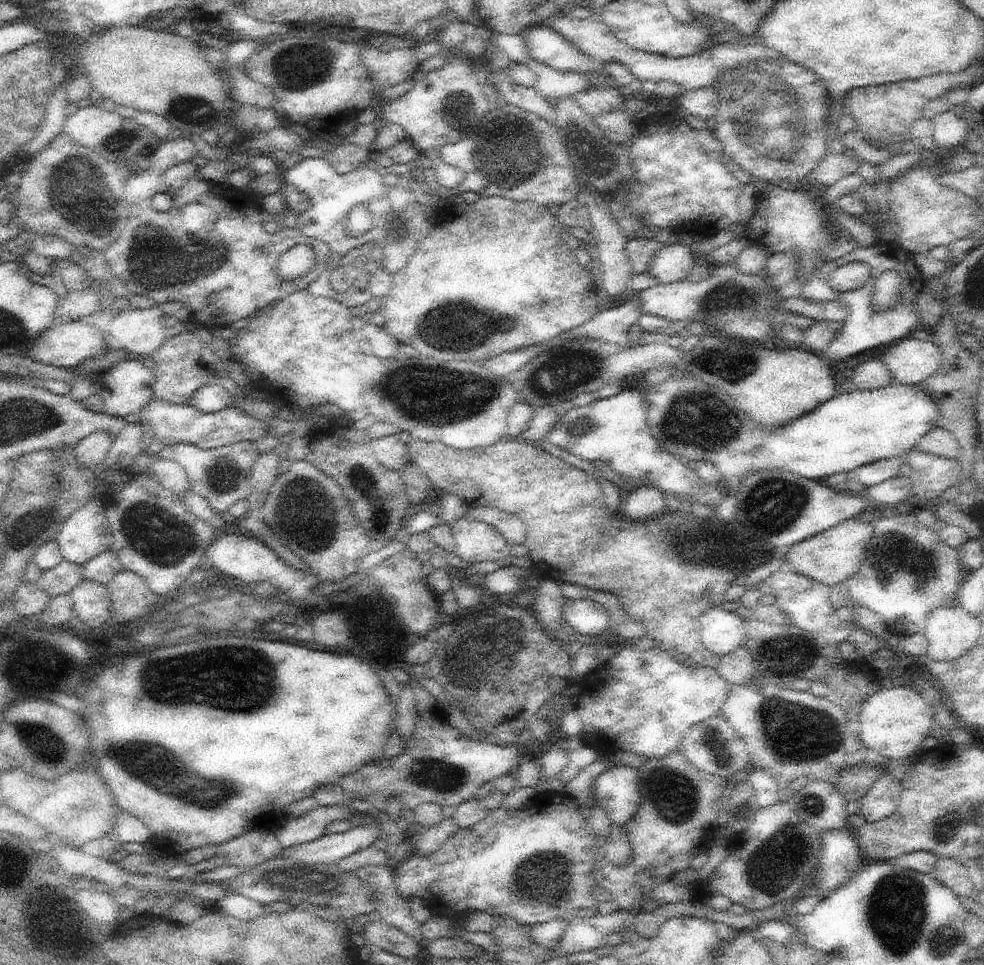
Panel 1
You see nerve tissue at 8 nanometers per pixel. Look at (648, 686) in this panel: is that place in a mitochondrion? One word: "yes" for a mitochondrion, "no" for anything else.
no

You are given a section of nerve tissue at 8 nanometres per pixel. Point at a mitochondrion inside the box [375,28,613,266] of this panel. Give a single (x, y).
(505, 152)

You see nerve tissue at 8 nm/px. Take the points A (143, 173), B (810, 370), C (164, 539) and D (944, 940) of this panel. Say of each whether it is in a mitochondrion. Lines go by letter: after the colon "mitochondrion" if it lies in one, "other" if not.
A: other
B: other
C: mitochondrion
D: mitochondrion

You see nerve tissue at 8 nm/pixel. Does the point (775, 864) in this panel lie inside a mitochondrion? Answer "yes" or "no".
yes

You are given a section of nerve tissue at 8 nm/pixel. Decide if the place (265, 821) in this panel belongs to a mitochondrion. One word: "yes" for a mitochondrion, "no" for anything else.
no

